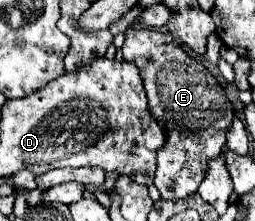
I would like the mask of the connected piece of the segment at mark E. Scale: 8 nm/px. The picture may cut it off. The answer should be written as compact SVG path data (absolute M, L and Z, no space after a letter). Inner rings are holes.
M130 26L124 36L124 60L130 60L138 66L148 94L150 112L154 118L162 118L166 122L166 128L170 128L166 144L158 152L154 186L160 190L162 198L184 198L198 190L198 184L204 180L208 160L218 156L224 148L226 128L234 118L234 108L224 88L210 74L210 70L198 58L190 56L172 38L172 34ZM202 128L206 128L202 132L206 134L206 138L200 136Z

